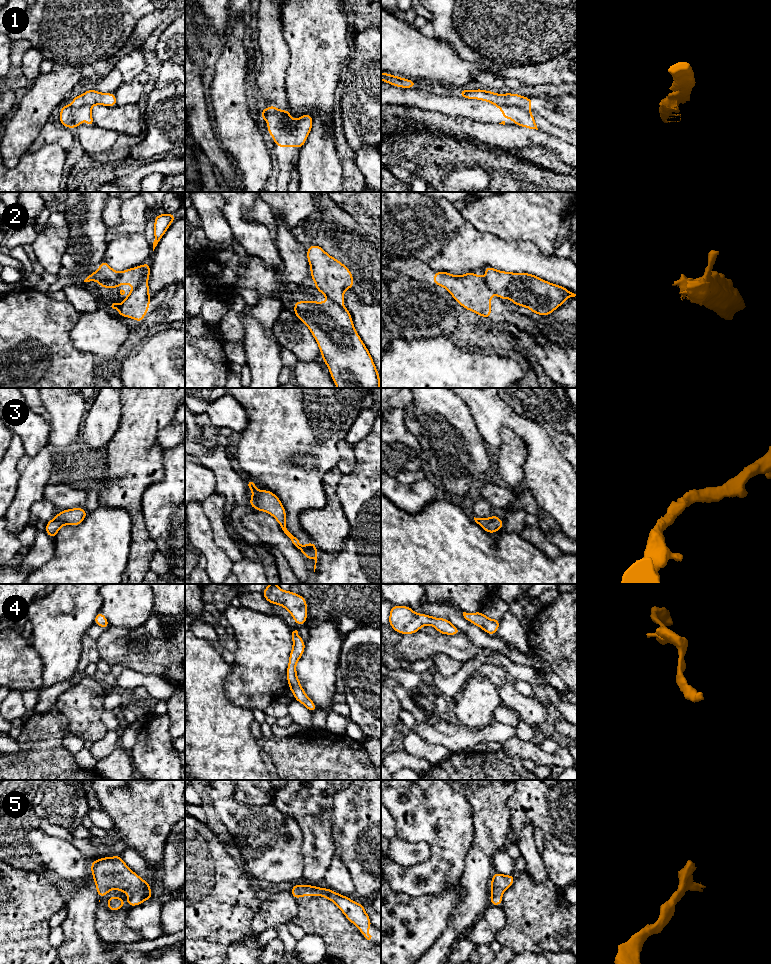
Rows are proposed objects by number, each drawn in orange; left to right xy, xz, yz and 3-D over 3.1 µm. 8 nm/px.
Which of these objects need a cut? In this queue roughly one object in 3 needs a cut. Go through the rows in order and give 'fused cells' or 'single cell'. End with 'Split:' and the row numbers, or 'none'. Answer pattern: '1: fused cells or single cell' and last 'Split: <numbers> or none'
1: fused cells
2: fused cells
3: single cell
4: single cell
5: single cell
Split: 1, 2

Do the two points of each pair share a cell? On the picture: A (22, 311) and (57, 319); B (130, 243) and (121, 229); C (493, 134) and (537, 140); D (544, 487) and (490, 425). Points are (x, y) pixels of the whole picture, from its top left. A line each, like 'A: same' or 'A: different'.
A: same
B: different
C: same
D: same

